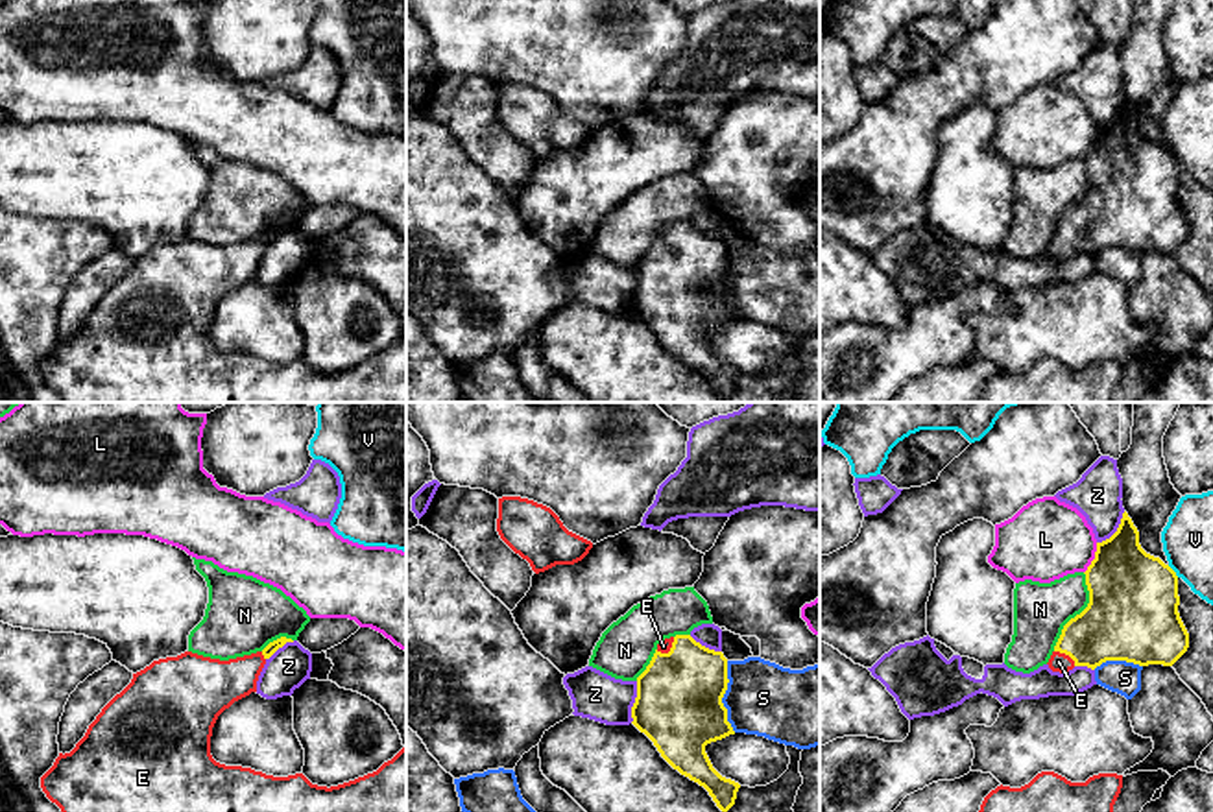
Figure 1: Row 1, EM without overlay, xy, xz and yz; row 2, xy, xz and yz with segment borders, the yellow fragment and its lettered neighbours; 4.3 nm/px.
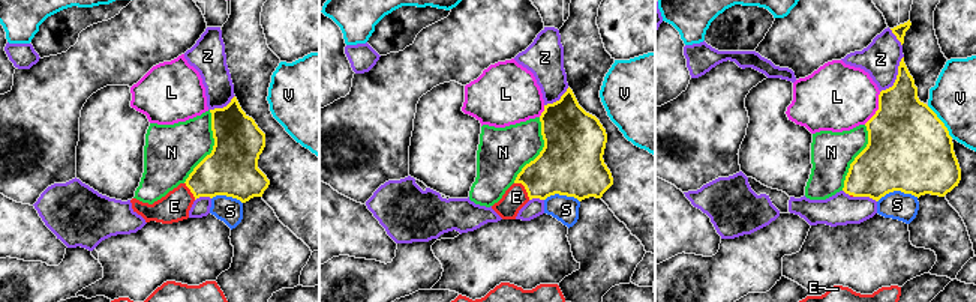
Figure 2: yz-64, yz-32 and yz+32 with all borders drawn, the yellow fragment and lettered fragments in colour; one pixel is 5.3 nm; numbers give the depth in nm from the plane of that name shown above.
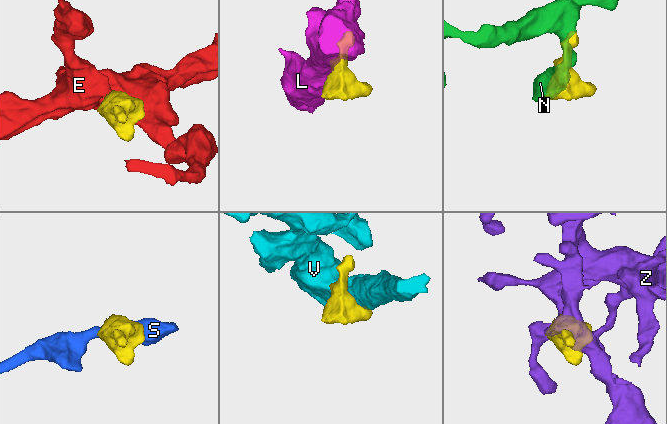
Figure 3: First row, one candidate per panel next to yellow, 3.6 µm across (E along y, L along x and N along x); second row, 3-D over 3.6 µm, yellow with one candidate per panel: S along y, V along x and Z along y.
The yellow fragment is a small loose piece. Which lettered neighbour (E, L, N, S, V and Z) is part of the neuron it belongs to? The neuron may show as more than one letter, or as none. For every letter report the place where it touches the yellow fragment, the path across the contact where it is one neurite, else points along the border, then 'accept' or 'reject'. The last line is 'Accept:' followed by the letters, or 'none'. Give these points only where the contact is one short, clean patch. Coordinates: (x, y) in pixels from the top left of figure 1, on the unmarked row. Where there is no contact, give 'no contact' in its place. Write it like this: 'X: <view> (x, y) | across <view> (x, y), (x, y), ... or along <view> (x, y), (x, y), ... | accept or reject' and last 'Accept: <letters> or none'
E: yz (1066, 240) | across yz (1116, 213), (1066, 240), (1058, 248) | accept
L: yz (1095, 144) | reject
N: yz (1080, 200) | reject
S: xz (722, 283) | reject
V: yz (1173, 157) | reject
Z: xz (636, 288) | reject
Accept: E

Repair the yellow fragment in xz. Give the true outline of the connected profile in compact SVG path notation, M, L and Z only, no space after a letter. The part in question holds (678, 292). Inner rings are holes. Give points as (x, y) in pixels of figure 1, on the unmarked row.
M676 221L657 231L637 264L631 293L631 310L674 356L703 373L722 399L735 391L740 371L713 354L705 332L735 321L722 290L727 269L722 238Z

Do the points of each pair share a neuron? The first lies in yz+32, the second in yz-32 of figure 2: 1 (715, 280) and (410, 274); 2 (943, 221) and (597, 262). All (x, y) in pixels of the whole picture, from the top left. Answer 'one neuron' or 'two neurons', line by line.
1: one neuron
2: one neuron

